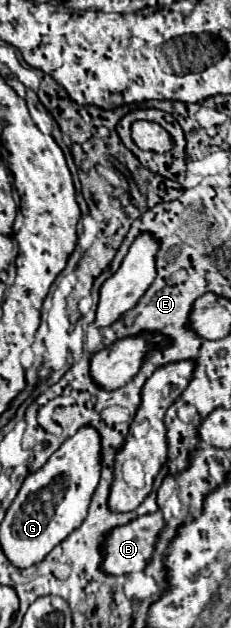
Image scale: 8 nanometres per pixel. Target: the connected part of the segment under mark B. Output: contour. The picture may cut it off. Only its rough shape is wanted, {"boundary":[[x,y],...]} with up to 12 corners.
{"boundary":[[162,513],[136,517],[106,533],[100,571],[144,571]]}

